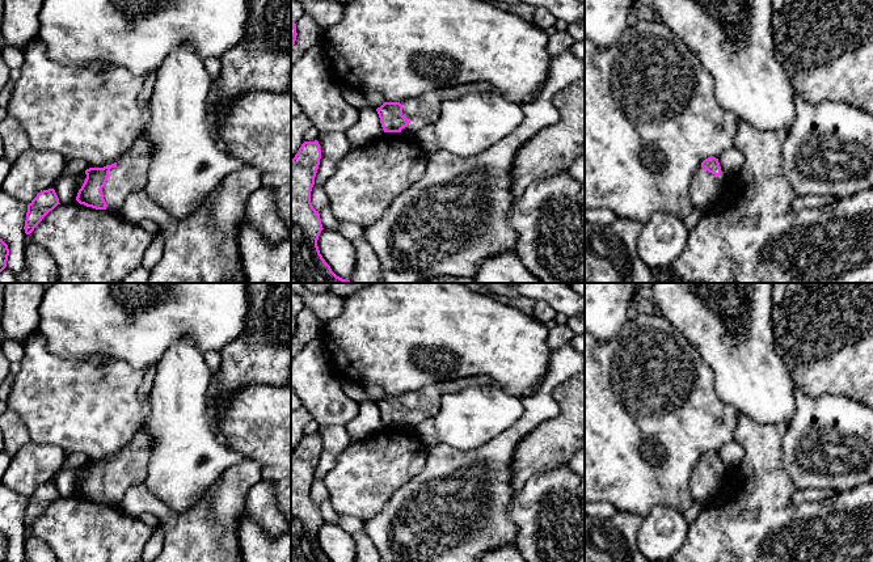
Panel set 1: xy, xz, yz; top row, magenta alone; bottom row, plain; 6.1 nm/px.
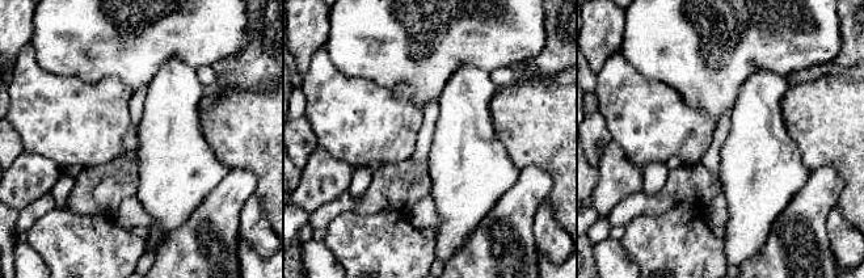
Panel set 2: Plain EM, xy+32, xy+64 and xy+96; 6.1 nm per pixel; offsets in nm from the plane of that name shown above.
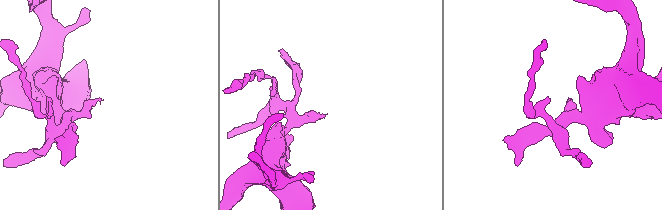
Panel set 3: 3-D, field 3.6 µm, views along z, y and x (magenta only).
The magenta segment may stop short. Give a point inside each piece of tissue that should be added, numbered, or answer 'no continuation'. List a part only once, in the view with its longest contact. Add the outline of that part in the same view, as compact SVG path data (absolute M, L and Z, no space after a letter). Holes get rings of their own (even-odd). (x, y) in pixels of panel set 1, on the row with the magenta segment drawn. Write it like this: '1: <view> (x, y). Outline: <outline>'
1: xy (131, 173). Outline: M144 134L109 172L107 181L102 187L107 211L118 212L130 193L146 190L151 159L152 144Z

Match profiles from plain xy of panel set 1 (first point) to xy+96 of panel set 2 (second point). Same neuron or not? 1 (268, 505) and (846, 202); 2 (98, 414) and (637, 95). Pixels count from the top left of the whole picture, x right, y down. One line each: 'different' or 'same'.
1: different
2: same

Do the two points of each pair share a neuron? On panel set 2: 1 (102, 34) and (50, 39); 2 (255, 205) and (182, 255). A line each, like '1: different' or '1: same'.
1: same
2: different

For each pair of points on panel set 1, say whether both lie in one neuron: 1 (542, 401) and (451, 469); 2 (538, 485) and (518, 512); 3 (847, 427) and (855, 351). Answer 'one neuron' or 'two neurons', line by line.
1: one neuron
2: one neuron
3: two neurons

